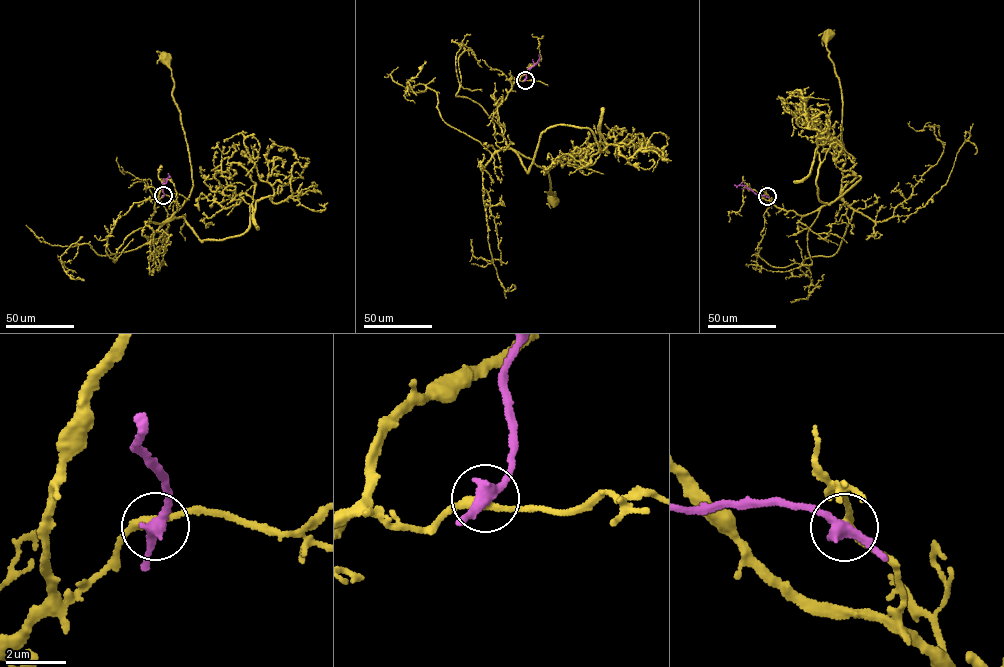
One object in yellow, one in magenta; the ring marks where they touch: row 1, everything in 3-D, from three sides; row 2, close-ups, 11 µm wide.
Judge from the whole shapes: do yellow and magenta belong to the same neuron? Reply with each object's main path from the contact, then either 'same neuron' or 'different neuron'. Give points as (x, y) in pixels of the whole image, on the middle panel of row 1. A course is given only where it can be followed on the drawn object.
yellow via (525, 80), (514, 82), (498, 105), (498, 124), (510, 147), (545, 169), (550, 193), (556, 195), (552, 199) | magenta via (525, 80), (527, 70), (536, 63), (539, 54) | different neuron

